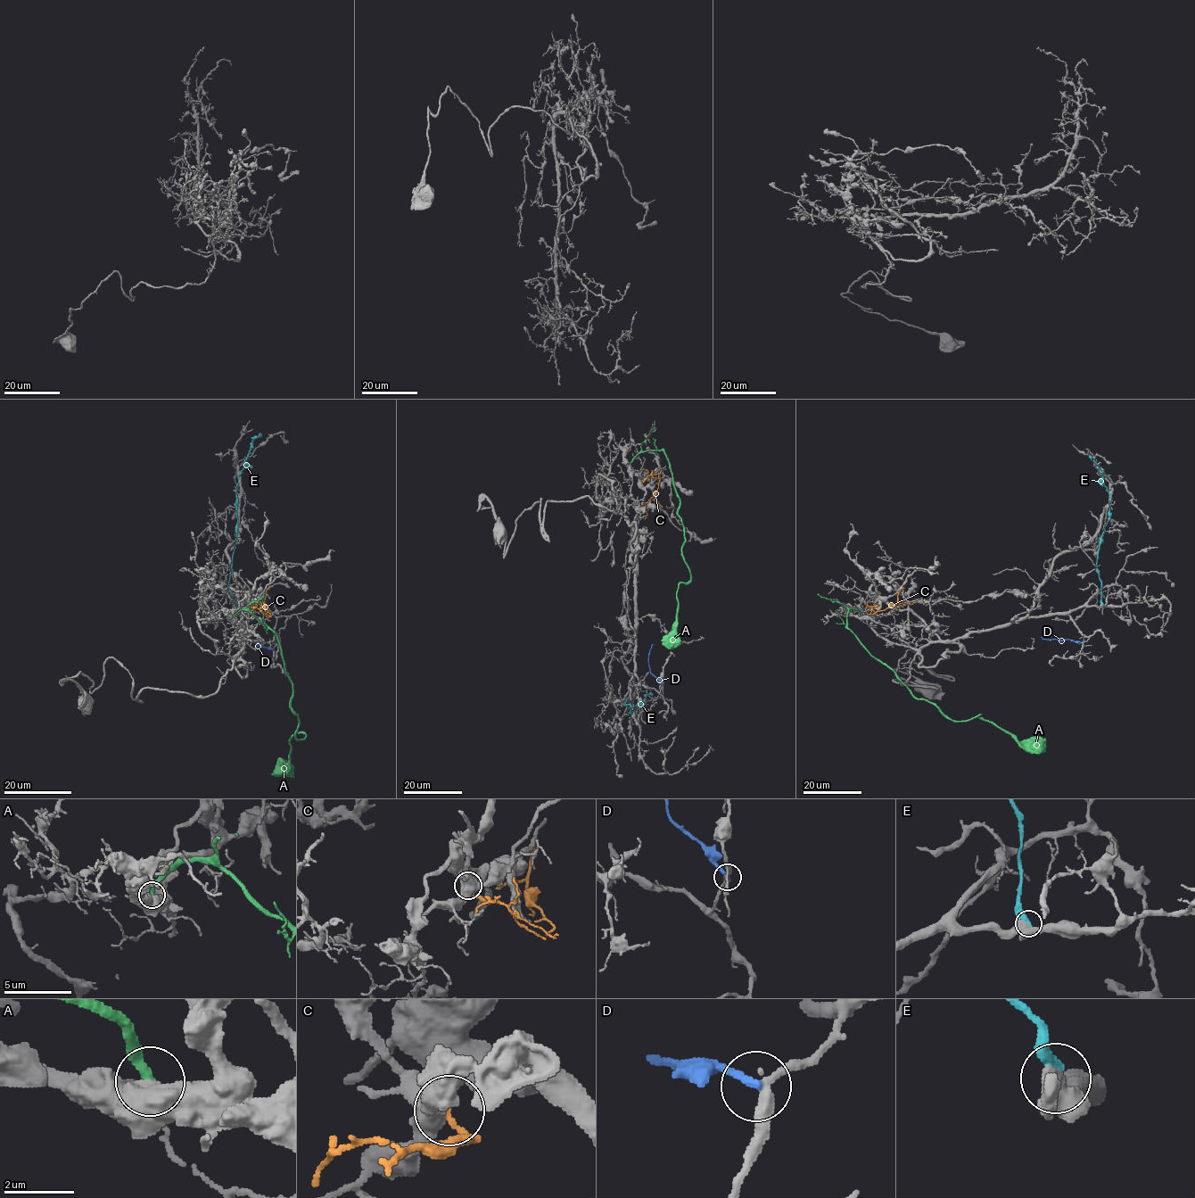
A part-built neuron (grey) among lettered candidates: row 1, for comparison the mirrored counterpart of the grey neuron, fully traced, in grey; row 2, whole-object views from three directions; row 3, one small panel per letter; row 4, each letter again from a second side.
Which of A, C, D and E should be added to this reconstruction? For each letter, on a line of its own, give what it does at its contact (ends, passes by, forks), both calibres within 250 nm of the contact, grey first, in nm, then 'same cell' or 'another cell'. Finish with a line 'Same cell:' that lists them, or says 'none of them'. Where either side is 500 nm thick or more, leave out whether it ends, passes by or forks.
A: 850 nm thick on the grey side, 320 nm on the other; another cell
C: 500 nm thick on the grey side, 150 nm on the other; another cell
D: it ends there; 320 nm thick on the grey side, 240 nm on the other; another cell
E: 500 nm thick on the grey side, 400 nm on the other; another cell
Same cell: none of them

